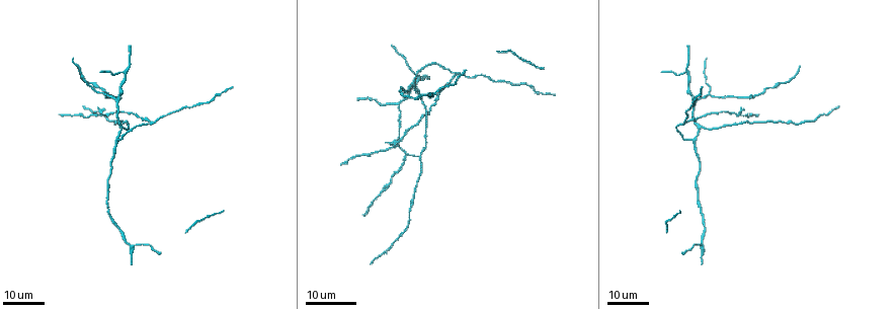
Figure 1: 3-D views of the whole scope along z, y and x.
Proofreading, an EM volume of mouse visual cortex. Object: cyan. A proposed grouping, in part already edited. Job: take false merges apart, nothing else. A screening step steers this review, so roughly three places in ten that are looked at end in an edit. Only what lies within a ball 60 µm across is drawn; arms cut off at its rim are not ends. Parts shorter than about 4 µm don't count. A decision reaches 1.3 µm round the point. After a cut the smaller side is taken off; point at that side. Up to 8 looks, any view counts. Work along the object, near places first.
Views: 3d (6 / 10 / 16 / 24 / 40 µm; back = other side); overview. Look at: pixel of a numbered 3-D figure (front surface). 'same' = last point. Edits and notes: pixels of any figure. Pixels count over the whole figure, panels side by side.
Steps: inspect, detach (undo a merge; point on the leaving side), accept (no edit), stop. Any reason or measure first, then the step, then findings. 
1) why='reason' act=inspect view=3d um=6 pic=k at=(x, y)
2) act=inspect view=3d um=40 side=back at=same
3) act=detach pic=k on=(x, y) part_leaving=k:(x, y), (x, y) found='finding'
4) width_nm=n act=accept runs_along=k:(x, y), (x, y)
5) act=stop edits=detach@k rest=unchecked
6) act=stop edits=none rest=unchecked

why='three arms meet' act=inspect view=3d um=24 pic=1 at=(153, 120)

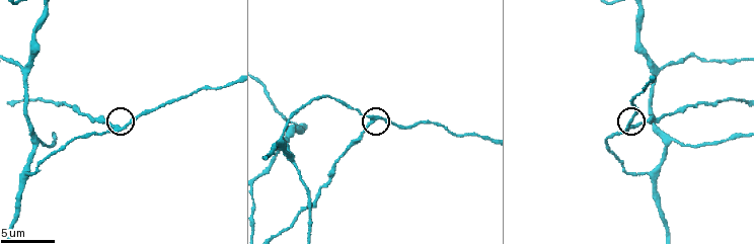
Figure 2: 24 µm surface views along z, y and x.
act=inspect view=3d um=6 pic=2 at=(372, 120)

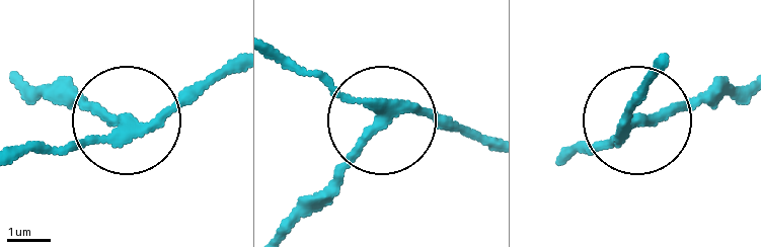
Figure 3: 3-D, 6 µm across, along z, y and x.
why='other side' act=inspect view=3d um=6 side=back pic=3 at=(382, 118)

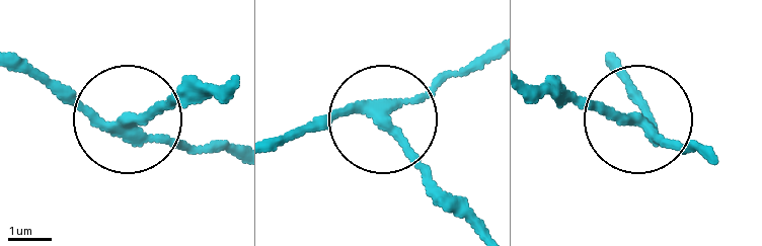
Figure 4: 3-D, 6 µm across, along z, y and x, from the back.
act=detach pic=4 on=(156, 113) part_leaving=4:(121, 128), (219, 91) found='a second neuron is stuck on'

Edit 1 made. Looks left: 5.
act=inspect view=overview

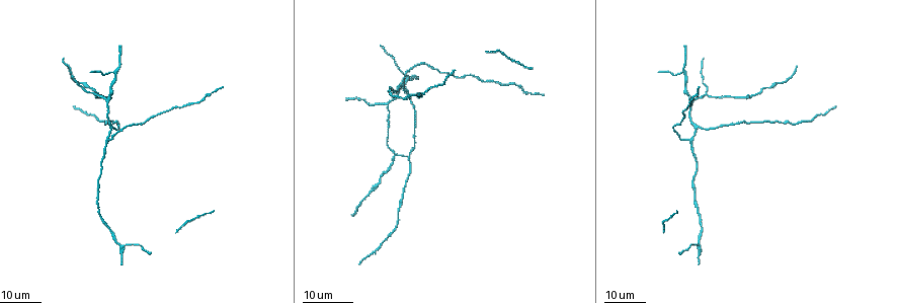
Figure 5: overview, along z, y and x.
why='two arms in line, one across' act=inspect view=3d um=24 pic=5 at=(390, 150)

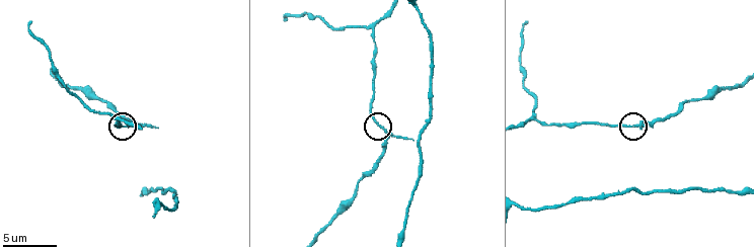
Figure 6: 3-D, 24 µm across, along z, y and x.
act=inspect view=3d um=6 pic=6 at=(381, 128)

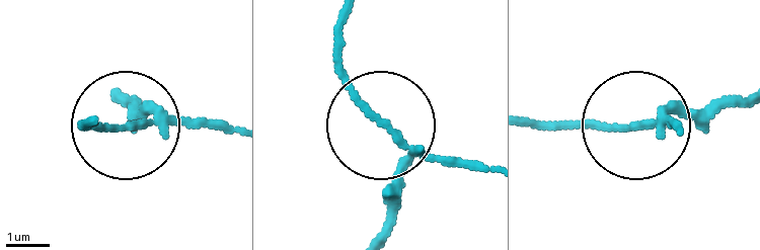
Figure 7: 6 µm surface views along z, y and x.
width_nm=120 act=detach pic=7 on=(134, 106) part_leaving=7:(409, 154), (391, 226) found='a second neuron is stuck on'

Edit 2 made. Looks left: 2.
act=inspect view=3d um=6 pic=6 at=(533, 118)

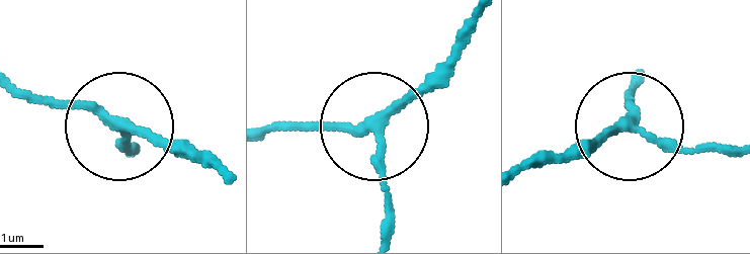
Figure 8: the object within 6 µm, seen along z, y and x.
act=accept runs_along=8:(470, 22), (380, 120), (391, 226) found='continuous, no second neuron'

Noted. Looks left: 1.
act=inspect view=3d um=10 pic=2 at=(658, 68)

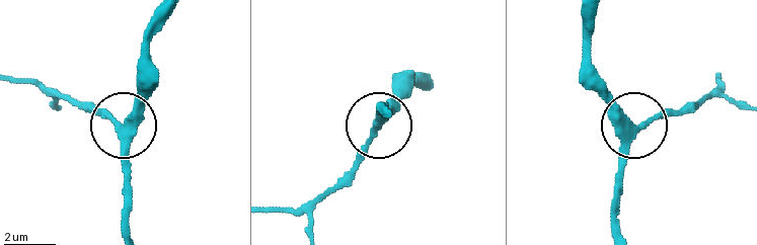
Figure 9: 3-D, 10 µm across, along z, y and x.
width_nm=300 act=accept runs_along=9:(619, 231), (617, 153), (632, 127), (587, 76) found='one neuron here'

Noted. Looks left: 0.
act=stop edits=detach@4,detach@7 rest=unchecked

